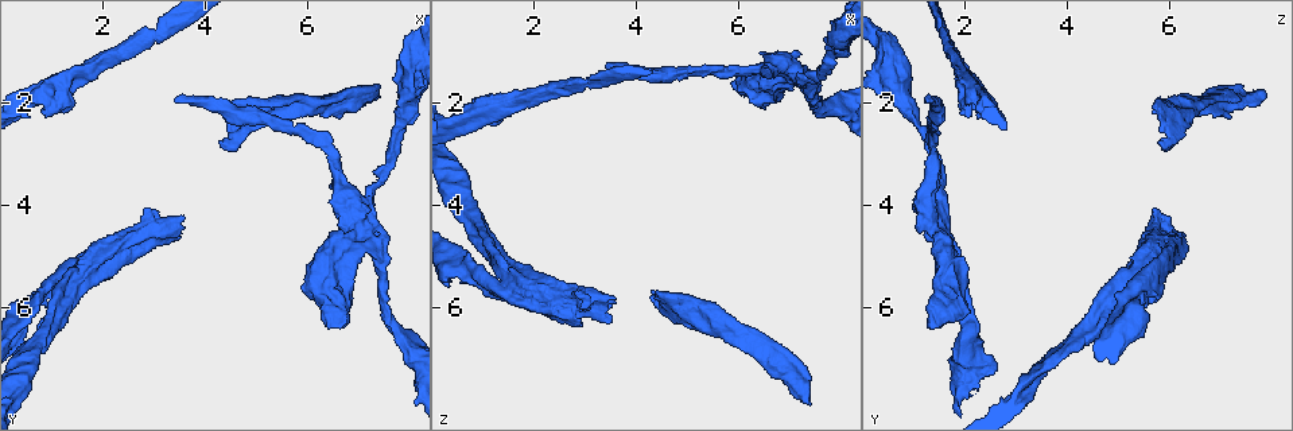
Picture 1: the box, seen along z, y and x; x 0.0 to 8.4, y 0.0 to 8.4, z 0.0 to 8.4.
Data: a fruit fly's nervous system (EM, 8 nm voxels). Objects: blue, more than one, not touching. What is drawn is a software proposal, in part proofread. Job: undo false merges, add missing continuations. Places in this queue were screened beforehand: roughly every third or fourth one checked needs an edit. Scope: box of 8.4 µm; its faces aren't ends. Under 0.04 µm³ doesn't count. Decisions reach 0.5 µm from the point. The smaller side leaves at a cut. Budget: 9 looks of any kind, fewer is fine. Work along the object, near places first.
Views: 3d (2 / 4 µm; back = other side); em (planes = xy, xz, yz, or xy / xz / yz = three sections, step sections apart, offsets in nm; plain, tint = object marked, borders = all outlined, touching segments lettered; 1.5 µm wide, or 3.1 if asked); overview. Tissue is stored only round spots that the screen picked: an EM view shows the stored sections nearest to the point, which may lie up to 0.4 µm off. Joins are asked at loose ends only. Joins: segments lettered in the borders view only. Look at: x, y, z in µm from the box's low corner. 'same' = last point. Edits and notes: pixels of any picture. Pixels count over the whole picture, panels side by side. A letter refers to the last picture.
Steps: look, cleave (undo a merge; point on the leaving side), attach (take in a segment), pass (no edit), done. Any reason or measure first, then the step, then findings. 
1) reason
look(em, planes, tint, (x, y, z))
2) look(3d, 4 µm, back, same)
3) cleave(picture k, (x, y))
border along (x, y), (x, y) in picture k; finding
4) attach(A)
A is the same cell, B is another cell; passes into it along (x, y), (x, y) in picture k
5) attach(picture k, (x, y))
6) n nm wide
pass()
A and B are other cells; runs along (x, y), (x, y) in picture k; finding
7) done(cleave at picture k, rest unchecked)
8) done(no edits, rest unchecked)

look(em, planes, tint, (0.65, 7.00, 3.65))

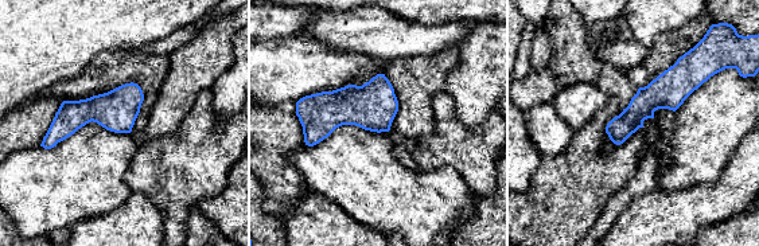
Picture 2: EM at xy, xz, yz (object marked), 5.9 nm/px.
what lies round it
look(em, planes, borders, same)

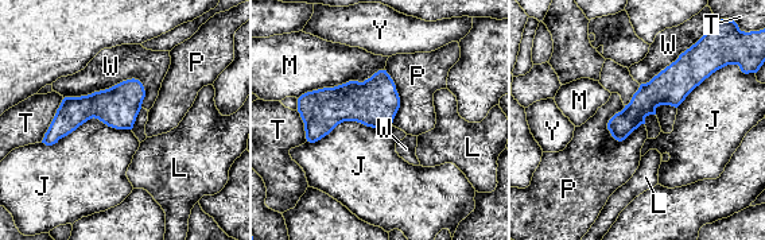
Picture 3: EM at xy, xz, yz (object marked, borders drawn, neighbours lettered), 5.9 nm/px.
pass()
J, L, M, P, T, W and Y are other cells; one cell here

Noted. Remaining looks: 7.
three-way junction
look(3d, 4 µm, (1.55, 5.25, 5.70))

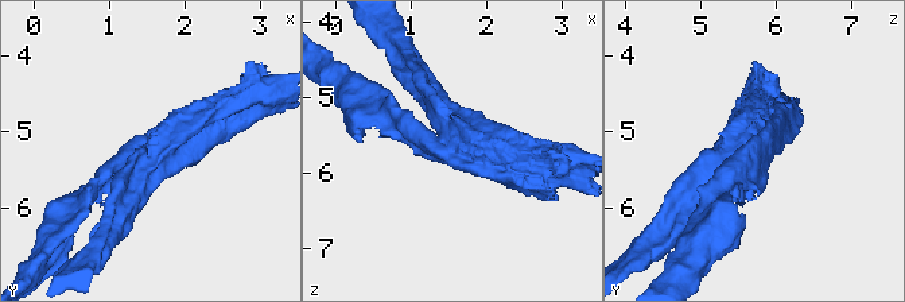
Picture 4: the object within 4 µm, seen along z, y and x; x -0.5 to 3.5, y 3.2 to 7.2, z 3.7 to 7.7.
look(em, xy, step 4, tint, (1.55, 5.30, 5.70))

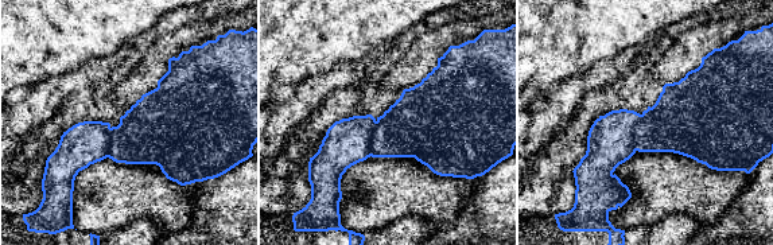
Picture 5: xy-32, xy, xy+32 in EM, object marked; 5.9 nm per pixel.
cut it another way
look(em, yz, step 8, borders, same)

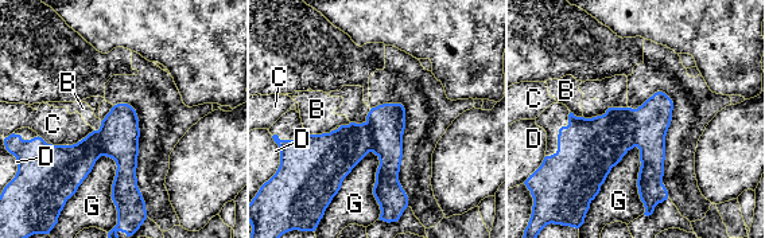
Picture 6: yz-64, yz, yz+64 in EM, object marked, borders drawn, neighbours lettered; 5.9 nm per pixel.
cleave(picture 6, (652, 118))
B, C, D and G are other cells; border along (635, 109), (632, 113), (633, 145) in picture 6; a second cell is stuck on

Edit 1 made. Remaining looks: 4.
see it whole again
look(overview)

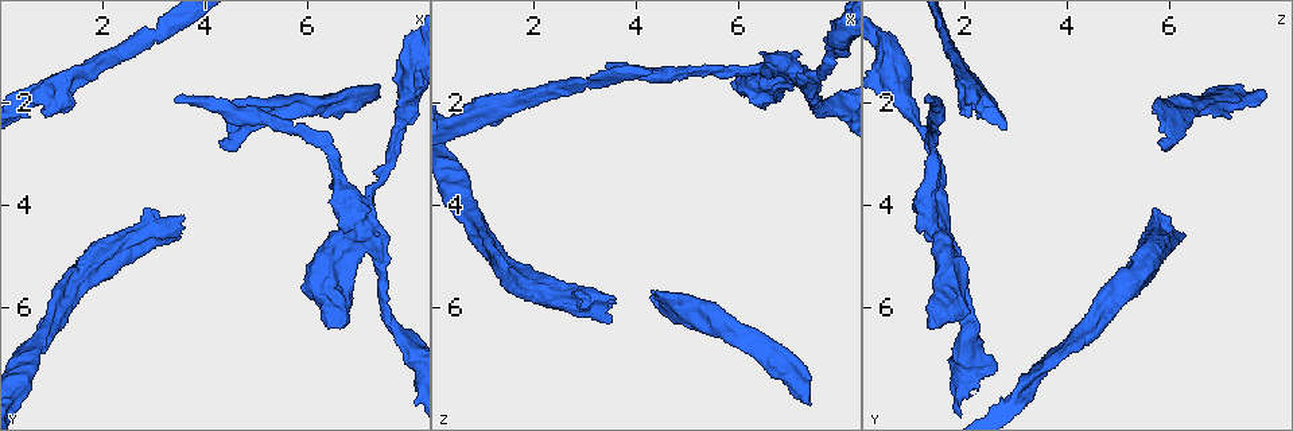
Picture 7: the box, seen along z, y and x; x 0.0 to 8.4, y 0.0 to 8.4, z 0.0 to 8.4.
branch stops here
look(em, planes, borders, (0.85, 2.25, 1.95))

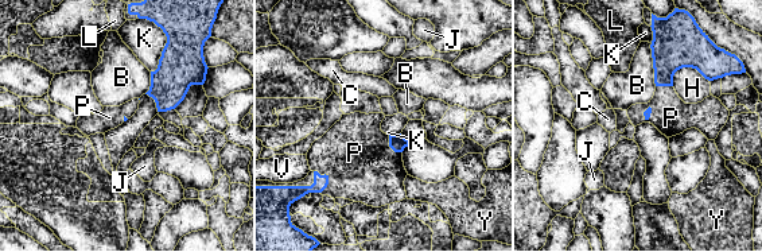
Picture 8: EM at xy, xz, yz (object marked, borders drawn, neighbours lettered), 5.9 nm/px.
B touches over 260 nm
attach(P)
P is the same cell, B, C, H, J, K, L, V and Y are other cells; passes into it along (290, 194), (327, 178), (354, 152) in picture 8; it goes on there

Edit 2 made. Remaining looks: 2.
done(cleave at picture 6, attach at picture 8, rest unchecked)

